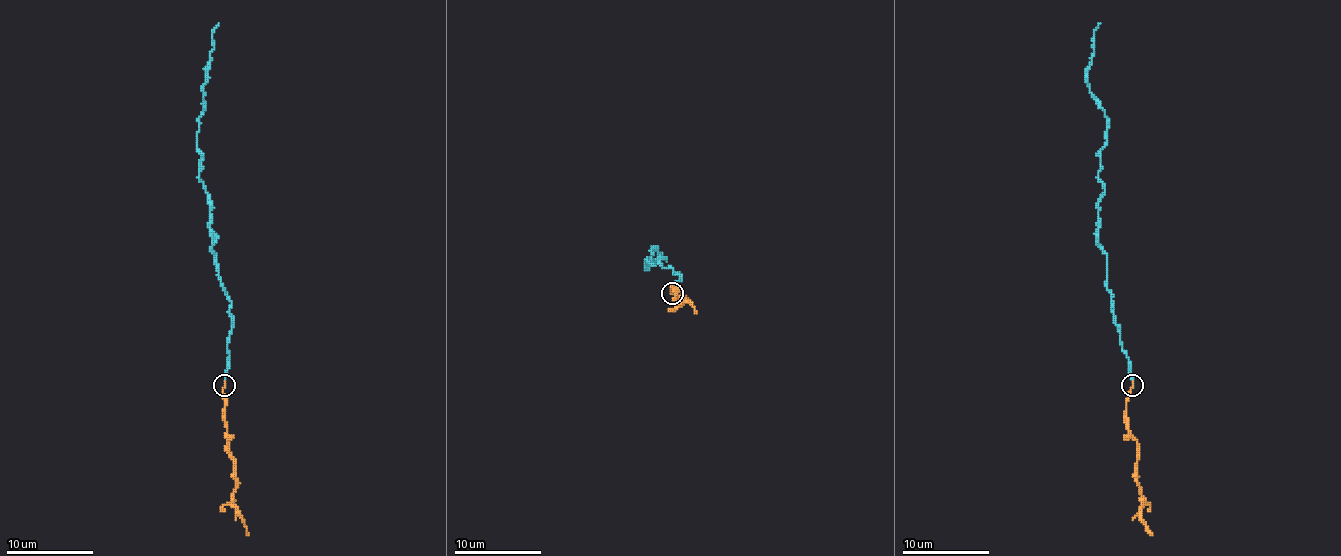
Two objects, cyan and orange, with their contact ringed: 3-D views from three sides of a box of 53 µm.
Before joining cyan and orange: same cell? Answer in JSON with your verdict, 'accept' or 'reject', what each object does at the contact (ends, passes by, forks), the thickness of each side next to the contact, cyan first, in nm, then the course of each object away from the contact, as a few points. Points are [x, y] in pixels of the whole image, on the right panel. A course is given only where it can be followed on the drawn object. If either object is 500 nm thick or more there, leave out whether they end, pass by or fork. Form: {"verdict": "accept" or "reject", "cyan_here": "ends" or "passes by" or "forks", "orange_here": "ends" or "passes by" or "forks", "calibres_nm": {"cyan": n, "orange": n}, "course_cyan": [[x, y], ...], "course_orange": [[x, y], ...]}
{"verdict": "accept", "cyan_here": "ends", "orange_here": "ends", "calibres_nm": {"cyan": 90, "orange": 170}, "course_cyan": [[1133, 385], [1107, 288], [1107, 253], [1096, 242], [1107, 116], [1089, 90], [1087, 66], [1094, 29], [1100, 23]], "course_orange": [[1133, 385], [1126, 403], [1126, 426], [1137, 442], [1141, 518], [1152, 535]]}

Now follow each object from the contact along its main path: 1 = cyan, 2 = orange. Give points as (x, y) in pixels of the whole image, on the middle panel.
1: (673, 294), (679, 274), (664, 268), (660, 257), (653, 265), (647, 259), (644, 268), (653, 248), (666, 261)
2: (673, 294), (673, 287), (677, 298), (684, 298), (681, 302), (688, 302), (697, 313)

